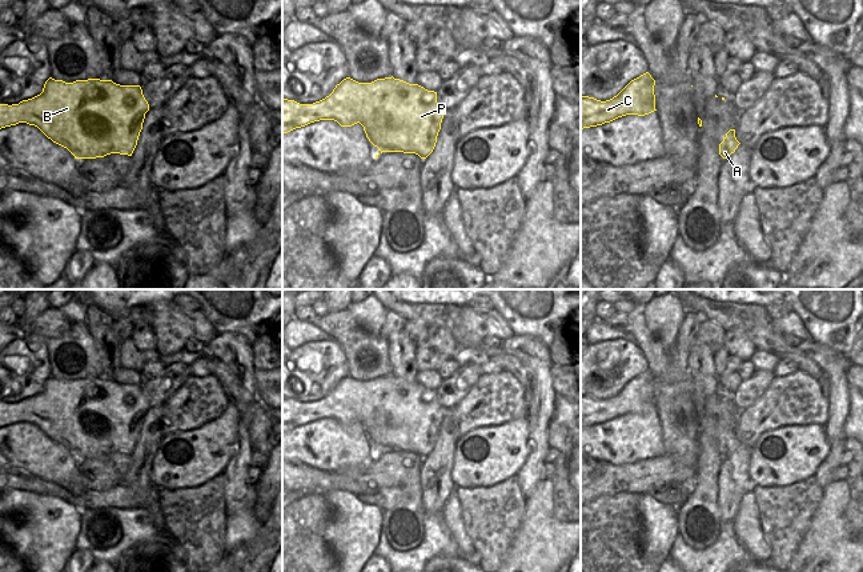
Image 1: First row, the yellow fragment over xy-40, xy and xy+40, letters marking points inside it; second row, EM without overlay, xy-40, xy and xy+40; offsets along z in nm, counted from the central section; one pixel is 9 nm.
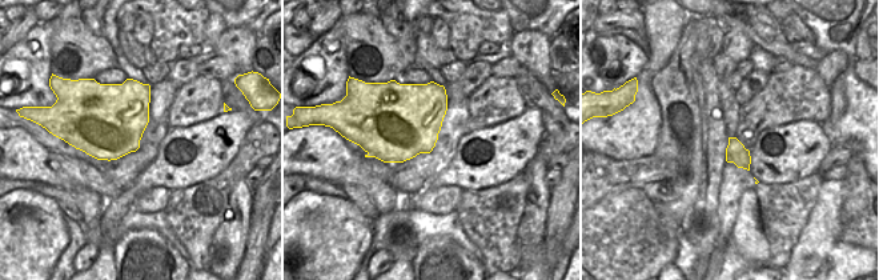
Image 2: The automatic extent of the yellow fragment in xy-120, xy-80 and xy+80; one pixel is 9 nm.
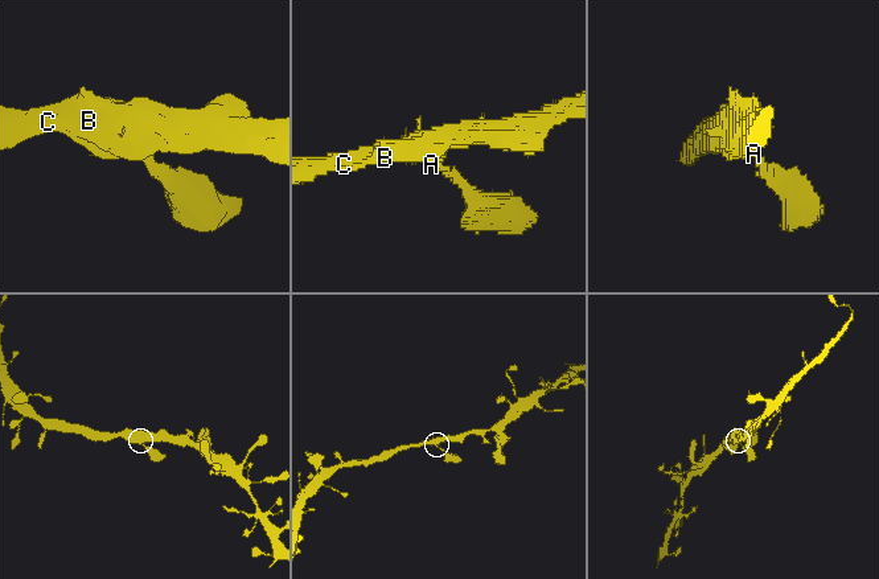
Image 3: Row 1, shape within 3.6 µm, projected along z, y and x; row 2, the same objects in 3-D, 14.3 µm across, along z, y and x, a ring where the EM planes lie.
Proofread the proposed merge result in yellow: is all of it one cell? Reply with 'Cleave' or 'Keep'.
Keep.

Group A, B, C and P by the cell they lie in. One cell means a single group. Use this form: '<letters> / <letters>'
A B C P

